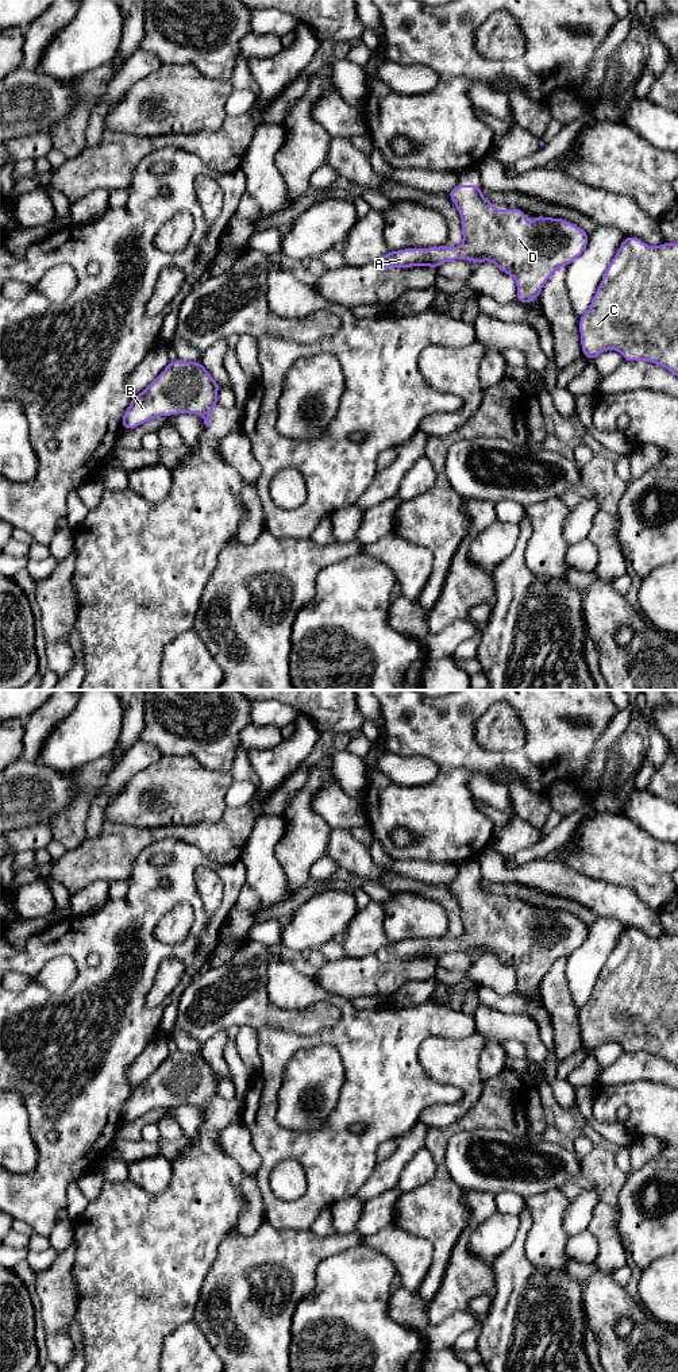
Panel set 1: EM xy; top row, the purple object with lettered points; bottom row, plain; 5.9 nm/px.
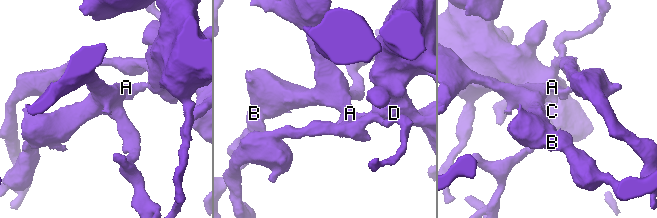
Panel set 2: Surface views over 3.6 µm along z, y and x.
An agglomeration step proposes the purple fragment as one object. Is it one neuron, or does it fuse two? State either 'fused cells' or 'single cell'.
single cell

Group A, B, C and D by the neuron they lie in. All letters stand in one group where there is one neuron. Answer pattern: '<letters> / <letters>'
A B C D

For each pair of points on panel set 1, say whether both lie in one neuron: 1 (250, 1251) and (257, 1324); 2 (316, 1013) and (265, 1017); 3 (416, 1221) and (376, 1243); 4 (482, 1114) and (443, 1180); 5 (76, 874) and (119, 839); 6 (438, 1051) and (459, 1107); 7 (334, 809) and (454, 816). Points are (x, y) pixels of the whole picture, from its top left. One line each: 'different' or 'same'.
1: same
2: same
3: different
4: same
5: same
6: same
7: different

